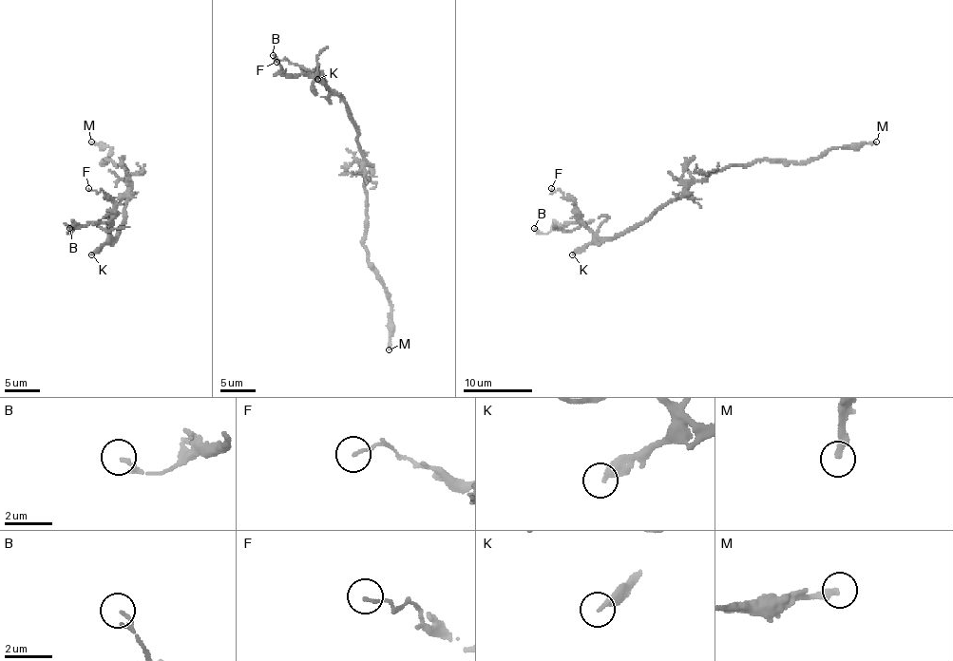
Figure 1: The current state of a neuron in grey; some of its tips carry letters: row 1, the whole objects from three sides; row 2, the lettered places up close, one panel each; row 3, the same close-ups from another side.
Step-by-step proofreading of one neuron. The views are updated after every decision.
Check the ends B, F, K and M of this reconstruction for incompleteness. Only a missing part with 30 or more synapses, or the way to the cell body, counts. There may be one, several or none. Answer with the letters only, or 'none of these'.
M

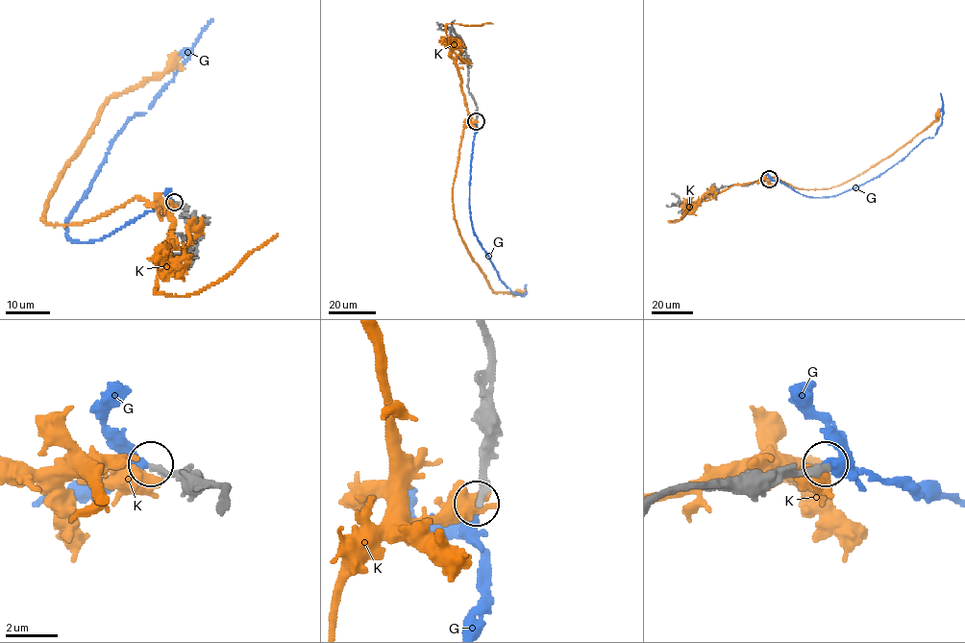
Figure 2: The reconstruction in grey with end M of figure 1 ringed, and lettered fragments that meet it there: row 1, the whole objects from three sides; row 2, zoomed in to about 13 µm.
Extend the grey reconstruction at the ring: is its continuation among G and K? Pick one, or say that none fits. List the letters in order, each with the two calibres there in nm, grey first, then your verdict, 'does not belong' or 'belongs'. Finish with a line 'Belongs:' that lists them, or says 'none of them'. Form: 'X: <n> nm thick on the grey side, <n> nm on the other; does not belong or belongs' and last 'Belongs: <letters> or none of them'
G: 240 nm thick on the grey side, 500 nm on the other; belongs
K: 300 nm thick on the grey side, 320 nm on the other; does not belong
Belongs: G

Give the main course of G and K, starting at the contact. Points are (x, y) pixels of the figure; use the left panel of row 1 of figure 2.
G: (174, 203), (99, 239), (67, 238), (66, 223), (129, 119), (144, 112), (173, 80), (212, 19)
K: (177, 205), (135, 198), (90, 220), (41, 220), (70, 159), (105, 103), (157, 78), (175, 50)

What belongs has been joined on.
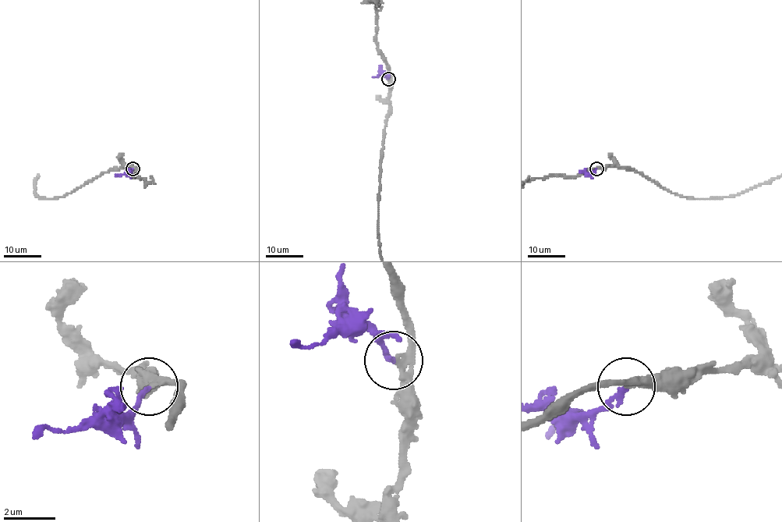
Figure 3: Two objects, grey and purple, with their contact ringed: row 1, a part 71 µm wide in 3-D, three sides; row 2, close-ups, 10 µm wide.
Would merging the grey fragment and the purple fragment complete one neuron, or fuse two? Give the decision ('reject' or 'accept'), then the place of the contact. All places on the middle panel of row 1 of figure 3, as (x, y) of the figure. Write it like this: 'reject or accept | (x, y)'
accept | (388, 79)

